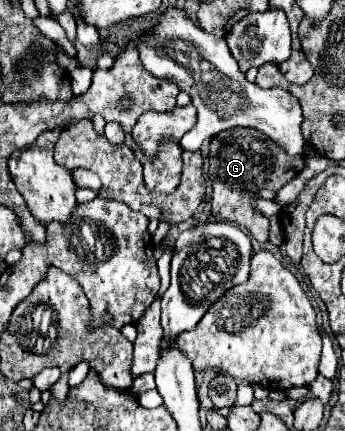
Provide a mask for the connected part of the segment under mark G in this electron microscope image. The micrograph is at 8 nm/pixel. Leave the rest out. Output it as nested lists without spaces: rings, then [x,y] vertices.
[[[234,128],[218,132],[210,142],[210,180],[212,180],[212,214],[232,220],[258,242],[268,240],[268,218],[254,212],[250,202],[256,198],[274,200],[276,192],[304,168],[304,158],[290,158],[278,144],[254,132],[254,128]]]

